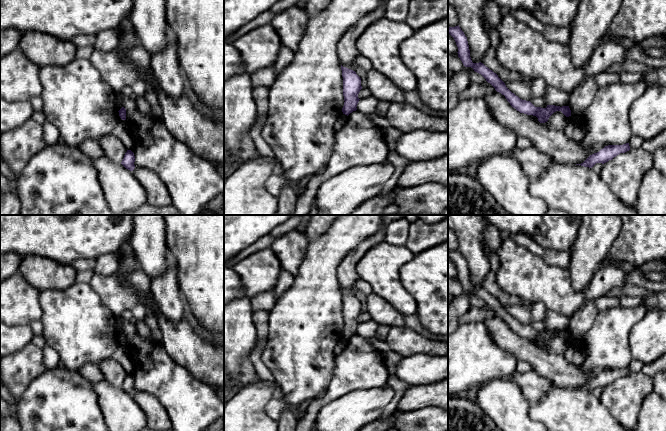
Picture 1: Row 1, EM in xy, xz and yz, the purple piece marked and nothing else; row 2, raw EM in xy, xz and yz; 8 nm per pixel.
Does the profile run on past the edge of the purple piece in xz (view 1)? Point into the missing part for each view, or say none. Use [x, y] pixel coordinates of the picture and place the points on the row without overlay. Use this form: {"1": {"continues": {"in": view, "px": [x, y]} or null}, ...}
{"1": {"continues": null}}

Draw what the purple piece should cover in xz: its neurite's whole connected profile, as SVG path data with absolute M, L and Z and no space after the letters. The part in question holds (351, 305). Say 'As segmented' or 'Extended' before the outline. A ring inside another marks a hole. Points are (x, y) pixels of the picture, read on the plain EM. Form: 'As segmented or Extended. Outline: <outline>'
As segmented. Outline: M341 289L342 301L343 301L343 320L344 330L342 336L345 339L349 339L353 335L357 334L357 328L359 326L358 318L362 313L361 302L355 295L343 291Z

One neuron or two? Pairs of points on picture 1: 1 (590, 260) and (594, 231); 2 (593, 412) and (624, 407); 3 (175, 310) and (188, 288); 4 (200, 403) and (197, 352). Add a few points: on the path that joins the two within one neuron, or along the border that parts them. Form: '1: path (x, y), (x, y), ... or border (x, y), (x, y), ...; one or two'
1: path (590, 253), (594, 238); one
2: border (598, 398), (615, 420); two
3: border (177, 274), (178, 288), (183, 297); two
4: border (181, 365), (192, 376), (213, 388); two

